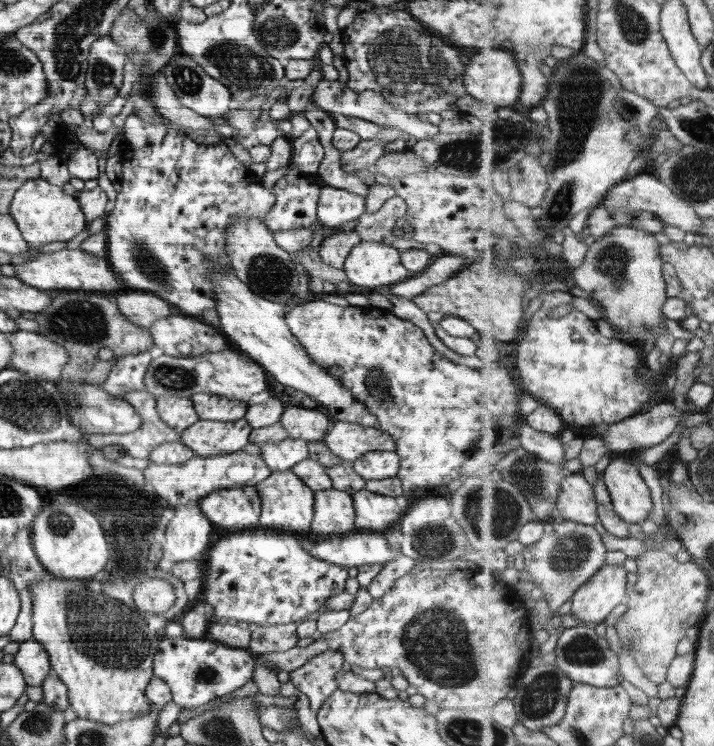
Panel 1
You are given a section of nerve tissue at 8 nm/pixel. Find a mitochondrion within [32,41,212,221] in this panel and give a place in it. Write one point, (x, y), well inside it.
(187, 81)

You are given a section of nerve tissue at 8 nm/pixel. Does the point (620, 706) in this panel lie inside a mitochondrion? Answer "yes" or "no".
no

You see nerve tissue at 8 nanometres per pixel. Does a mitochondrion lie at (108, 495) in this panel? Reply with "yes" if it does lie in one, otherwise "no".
no

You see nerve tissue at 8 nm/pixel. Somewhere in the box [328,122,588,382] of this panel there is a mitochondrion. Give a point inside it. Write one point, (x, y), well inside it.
(561, 203)

